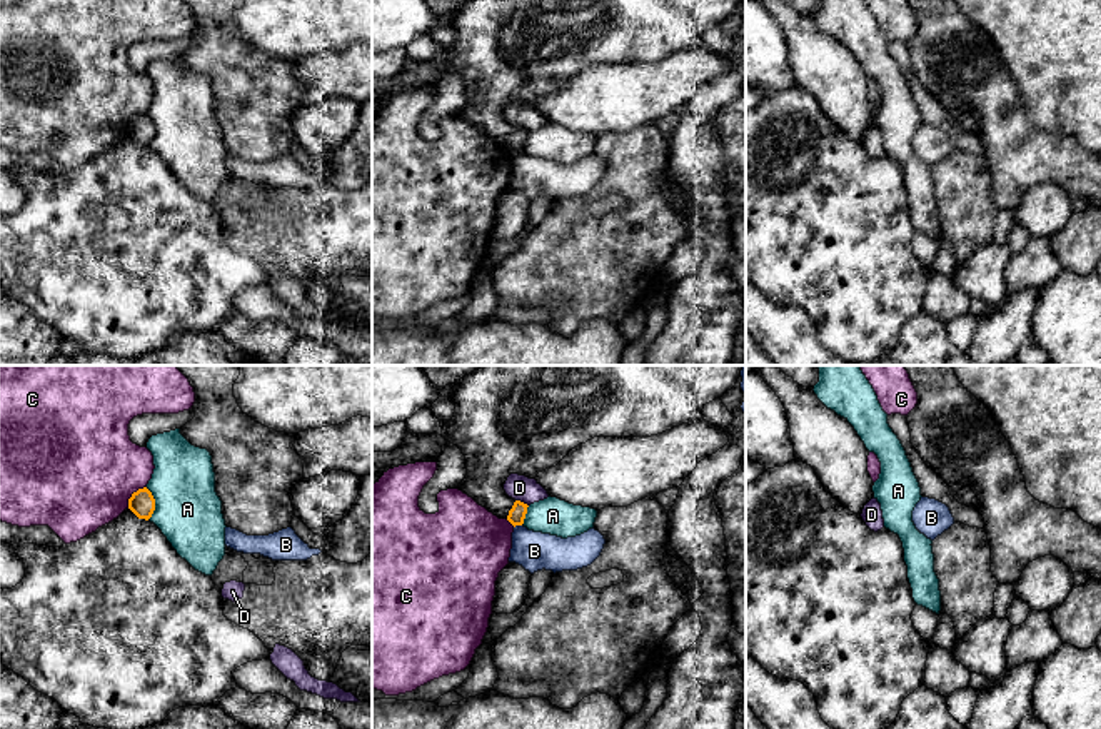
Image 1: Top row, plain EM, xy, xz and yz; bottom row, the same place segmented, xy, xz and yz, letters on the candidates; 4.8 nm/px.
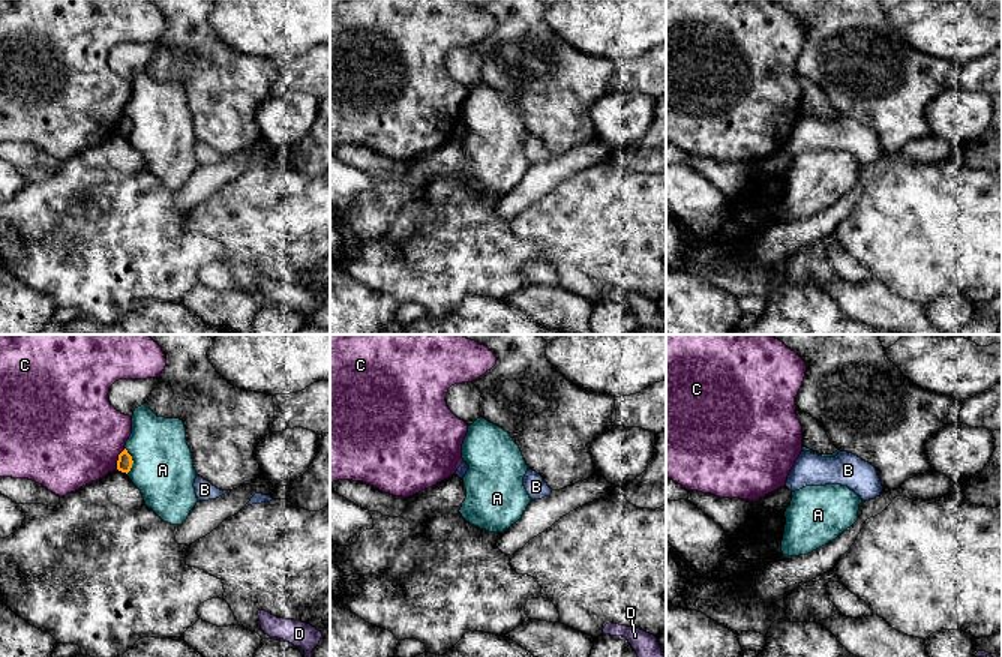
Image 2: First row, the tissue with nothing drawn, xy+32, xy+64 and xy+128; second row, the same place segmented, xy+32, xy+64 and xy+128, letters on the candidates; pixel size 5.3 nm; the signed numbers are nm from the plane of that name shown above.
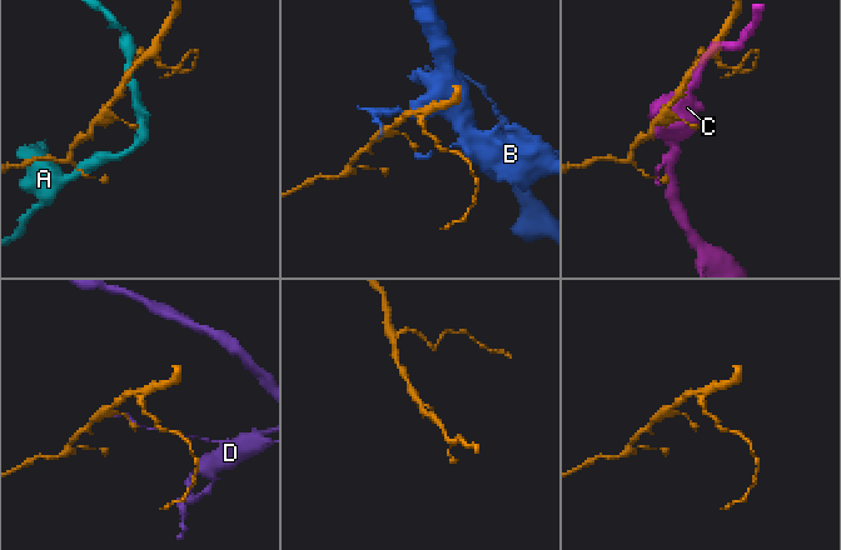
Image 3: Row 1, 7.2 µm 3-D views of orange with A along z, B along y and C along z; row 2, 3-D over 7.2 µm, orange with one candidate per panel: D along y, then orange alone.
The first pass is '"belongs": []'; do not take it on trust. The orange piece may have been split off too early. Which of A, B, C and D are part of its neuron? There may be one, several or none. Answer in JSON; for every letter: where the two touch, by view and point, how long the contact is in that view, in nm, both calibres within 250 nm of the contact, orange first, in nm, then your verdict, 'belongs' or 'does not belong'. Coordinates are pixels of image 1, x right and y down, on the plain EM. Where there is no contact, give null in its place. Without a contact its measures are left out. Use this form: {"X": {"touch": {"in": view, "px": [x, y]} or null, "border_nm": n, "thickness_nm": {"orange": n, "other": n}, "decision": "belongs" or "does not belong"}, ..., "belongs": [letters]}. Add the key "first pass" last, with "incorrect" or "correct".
{"A": {"touch": {"in": "xy", "px": [154, 130]}, "border_nm": 160, "thickness_nm": {"orange": 120, "other": 320}, "decision": "does not belong"}, "B": {"touch": {"in": "xz", "px": [517, 150]}, "border_nm": 40, "thickness_nm": {"orange": 80, "other": 190}, "decision": "does not belong"}, "C": {"touch": {"in": "xy", "px": [132, 120]}, "border_nm": 140, "thickness_nm": {"orange": 120, "other": 500}, "decision": "does not belong"}, "D": {"touch": {"in": "xz", "px": [522, 129]}, "border_nm": 70, "thickness_nm": {"orange": 80, "other": 120}, "decision": "does not belong"}, "belongs": [], "first pass": "correct"}

